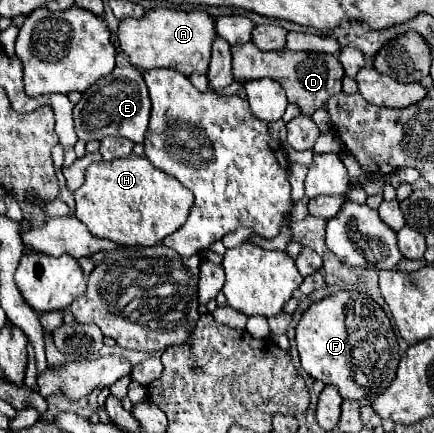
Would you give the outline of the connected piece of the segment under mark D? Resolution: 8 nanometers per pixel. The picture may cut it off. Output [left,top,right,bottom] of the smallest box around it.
[231,44,343,114]

